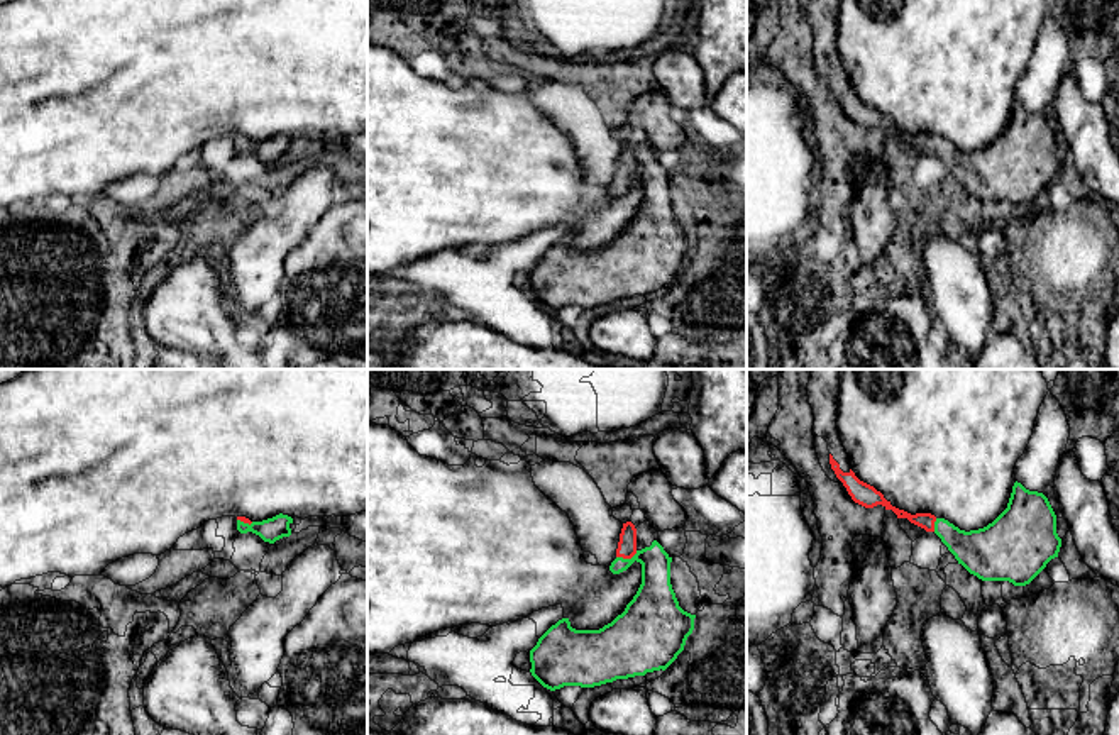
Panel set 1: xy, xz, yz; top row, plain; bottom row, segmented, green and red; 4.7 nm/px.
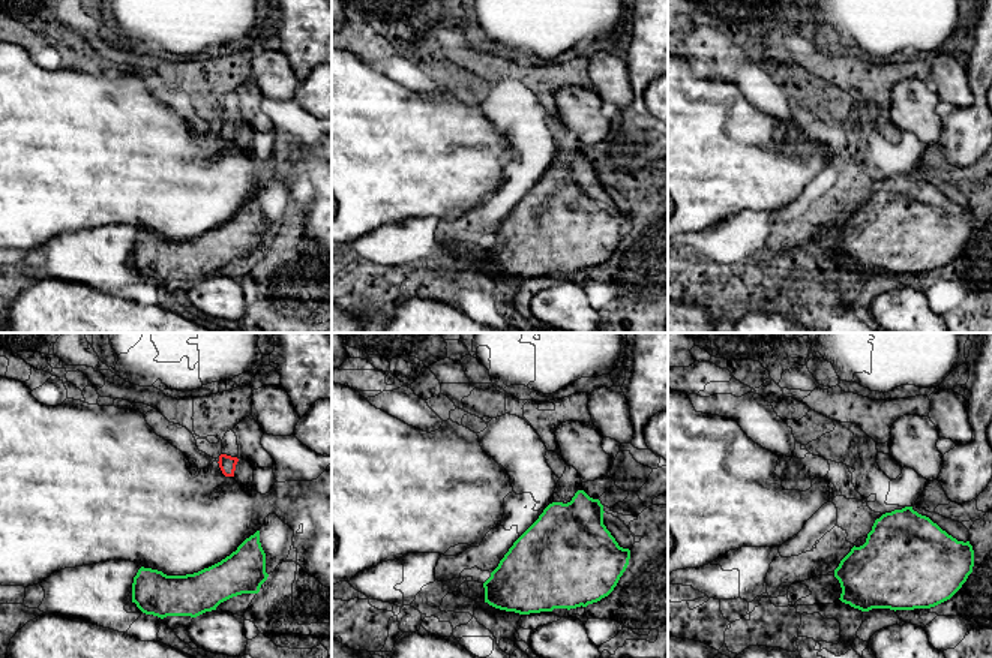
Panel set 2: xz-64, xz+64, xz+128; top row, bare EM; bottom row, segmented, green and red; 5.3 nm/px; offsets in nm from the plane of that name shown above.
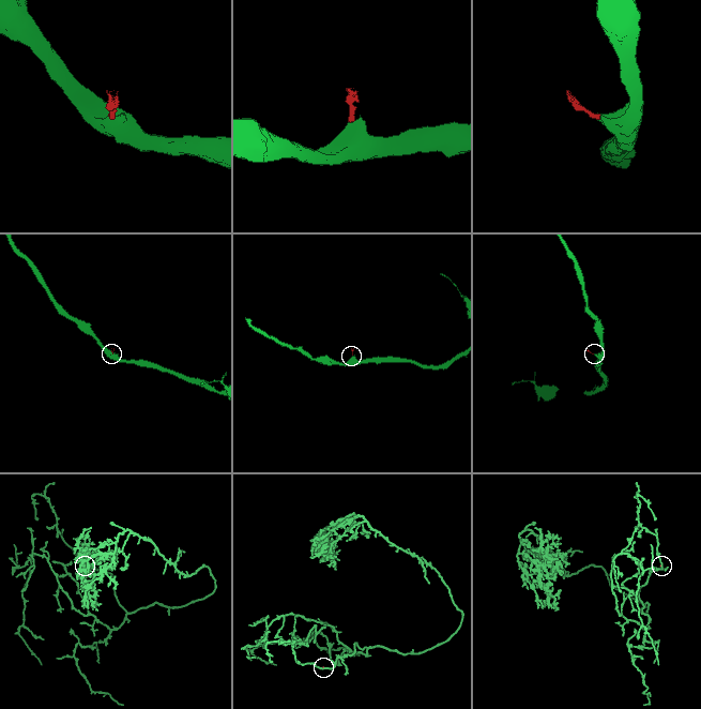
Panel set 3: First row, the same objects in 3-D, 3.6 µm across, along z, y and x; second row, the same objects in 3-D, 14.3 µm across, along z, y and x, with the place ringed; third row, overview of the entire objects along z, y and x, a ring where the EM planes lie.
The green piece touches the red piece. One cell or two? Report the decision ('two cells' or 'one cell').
one cell

